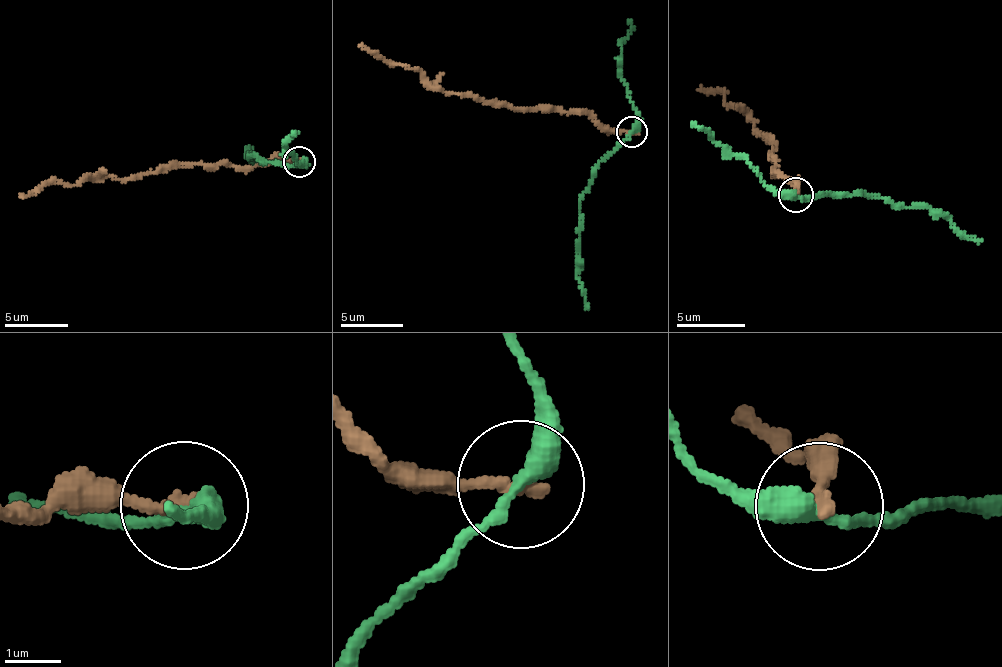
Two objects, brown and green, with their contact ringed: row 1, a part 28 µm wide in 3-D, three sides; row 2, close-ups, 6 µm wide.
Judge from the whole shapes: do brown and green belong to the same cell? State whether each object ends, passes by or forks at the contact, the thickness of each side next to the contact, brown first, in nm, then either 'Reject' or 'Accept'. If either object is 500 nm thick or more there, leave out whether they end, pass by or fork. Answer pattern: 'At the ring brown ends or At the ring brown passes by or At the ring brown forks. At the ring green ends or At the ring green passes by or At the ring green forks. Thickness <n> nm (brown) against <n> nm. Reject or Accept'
At the ring brown ends. At the ring green passes by. Thickness 240 nm (brown) against 320 nm. Reject

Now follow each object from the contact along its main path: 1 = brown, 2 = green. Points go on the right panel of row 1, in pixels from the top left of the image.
1: (795, 196), (795, 184), (775, 177), (773, 139), (757, 134), (754, 119), (731, 106), (724, 95), (701, 85)
2: (795, 196), (871, 197), (940, 211), (961, 231), (981, 240)

